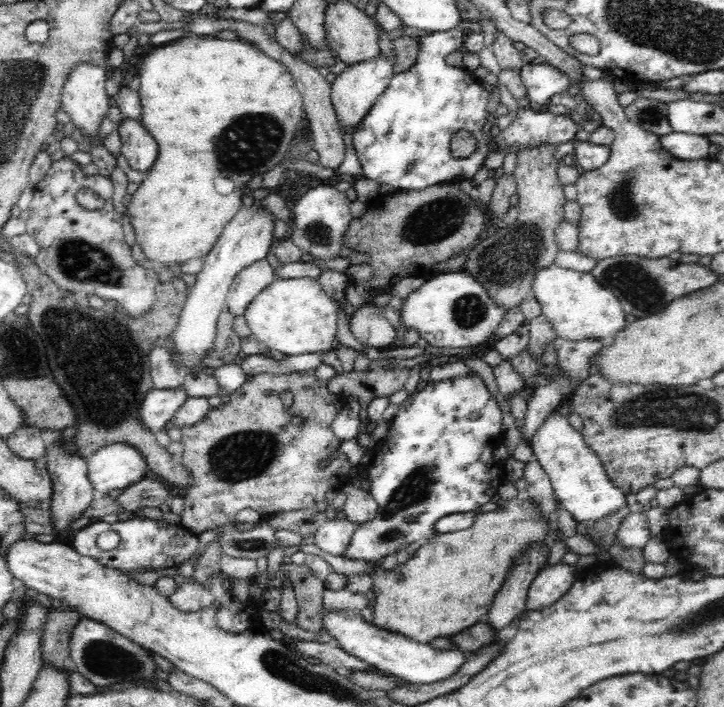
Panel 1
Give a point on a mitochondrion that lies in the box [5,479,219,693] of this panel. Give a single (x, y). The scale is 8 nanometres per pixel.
(102, 658)

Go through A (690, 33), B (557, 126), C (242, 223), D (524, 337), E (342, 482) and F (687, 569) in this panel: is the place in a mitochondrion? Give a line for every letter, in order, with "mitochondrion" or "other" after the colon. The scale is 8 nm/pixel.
A: mitochondrion
B: other
C: other
D: other
E: other
F: other

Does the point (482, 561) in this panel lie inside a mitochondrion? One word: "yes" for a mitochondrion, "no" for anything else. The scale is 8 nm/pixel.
no

